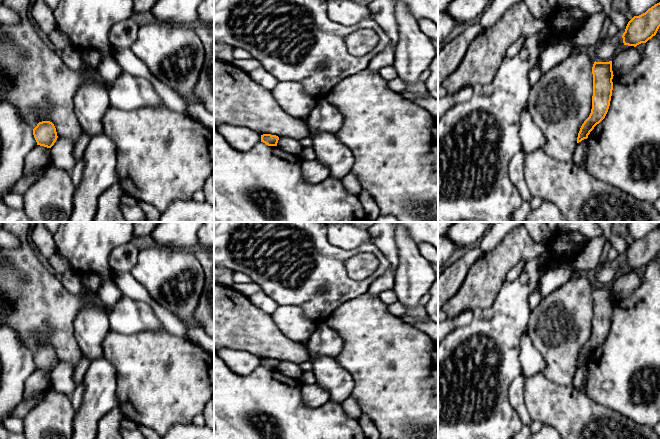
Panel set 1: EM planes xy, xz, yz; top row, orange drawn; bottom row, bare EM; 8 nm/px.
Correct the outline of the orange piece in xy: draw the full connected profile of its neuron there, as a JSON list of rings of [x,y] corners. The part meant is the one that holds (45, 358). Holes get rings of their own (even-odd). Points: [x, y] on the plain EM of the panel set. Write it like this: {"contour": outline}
{"contour": [[[42,345],[33,353],[33,359],[37,369],[51,372],[58,360],[54,348],[50,345]]]}

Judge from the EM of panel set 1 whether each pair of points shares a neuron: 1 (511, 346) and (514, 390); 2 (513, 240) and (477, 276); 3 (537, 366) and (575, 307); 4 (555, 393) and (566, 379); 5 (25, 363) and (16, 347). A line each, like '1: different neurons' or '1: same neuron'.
1: different neurons
2: same neuron
3: different neurons
4: different neurons
5: same neuron

